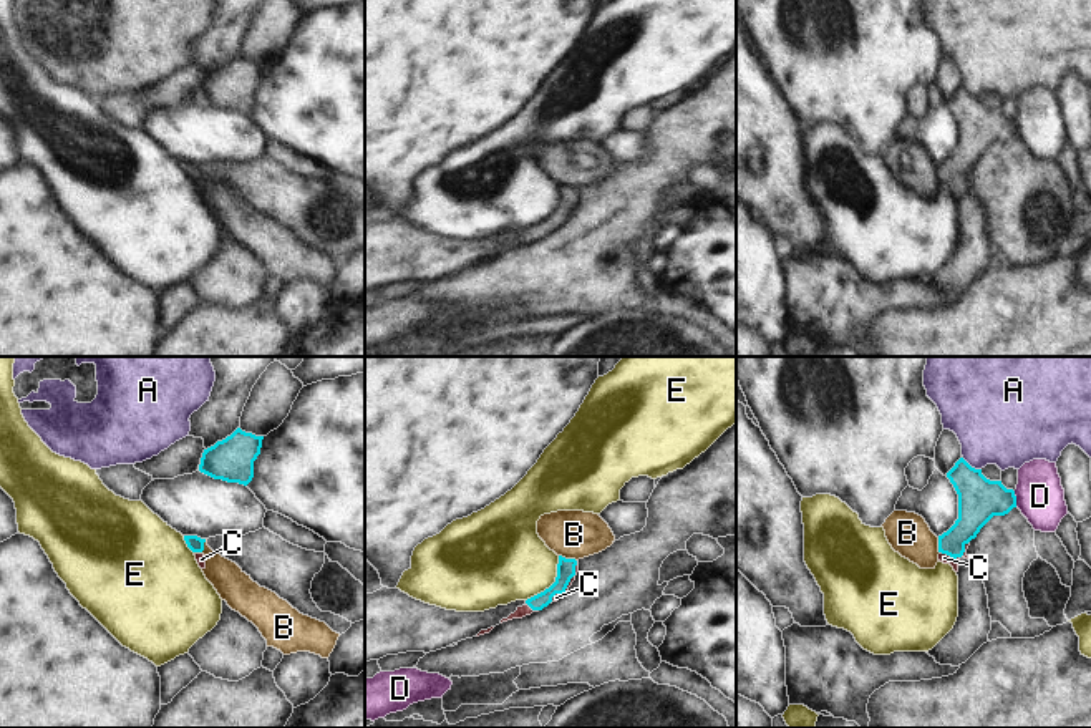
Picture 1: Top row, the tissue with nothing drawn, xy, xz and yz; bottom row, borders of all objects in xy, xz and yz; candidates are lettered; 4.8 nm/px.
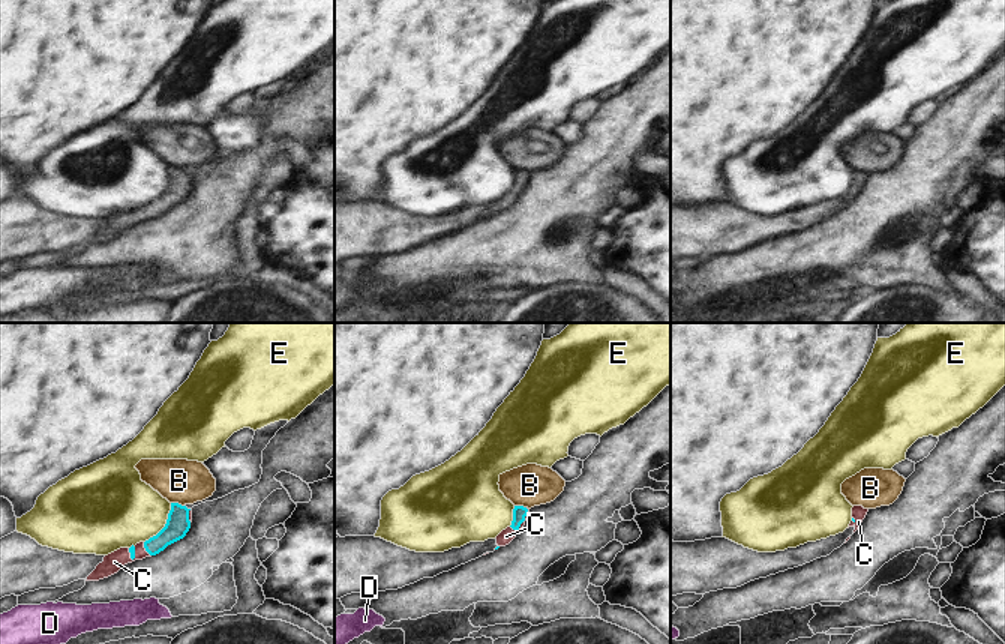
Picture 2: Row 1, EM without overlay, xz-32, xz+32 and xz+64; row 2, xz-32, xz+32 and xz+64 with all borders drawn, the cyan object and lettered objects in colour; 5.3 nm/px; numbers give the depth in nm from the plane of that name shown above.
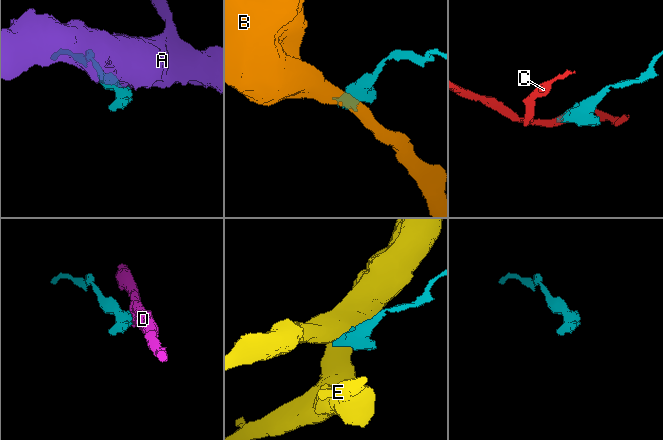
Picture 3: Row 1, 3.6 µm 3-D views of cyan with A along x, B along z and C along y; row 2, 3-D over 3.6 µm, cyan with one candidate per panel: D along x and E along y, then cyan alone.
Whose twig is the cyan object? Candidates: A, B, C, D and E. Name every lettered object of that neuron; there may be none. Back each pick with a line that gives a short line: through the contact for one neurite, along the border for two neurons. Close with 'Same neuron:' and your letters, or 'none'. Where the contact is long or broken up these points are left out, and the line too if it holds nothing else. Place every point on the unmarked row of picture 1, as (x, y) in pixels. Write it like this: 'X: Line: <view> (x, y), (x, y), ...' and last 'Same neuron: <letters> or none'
C: Line: yz (975, 136), (957, 166), (957, 184), (942, 186)
Same neuron: C.

